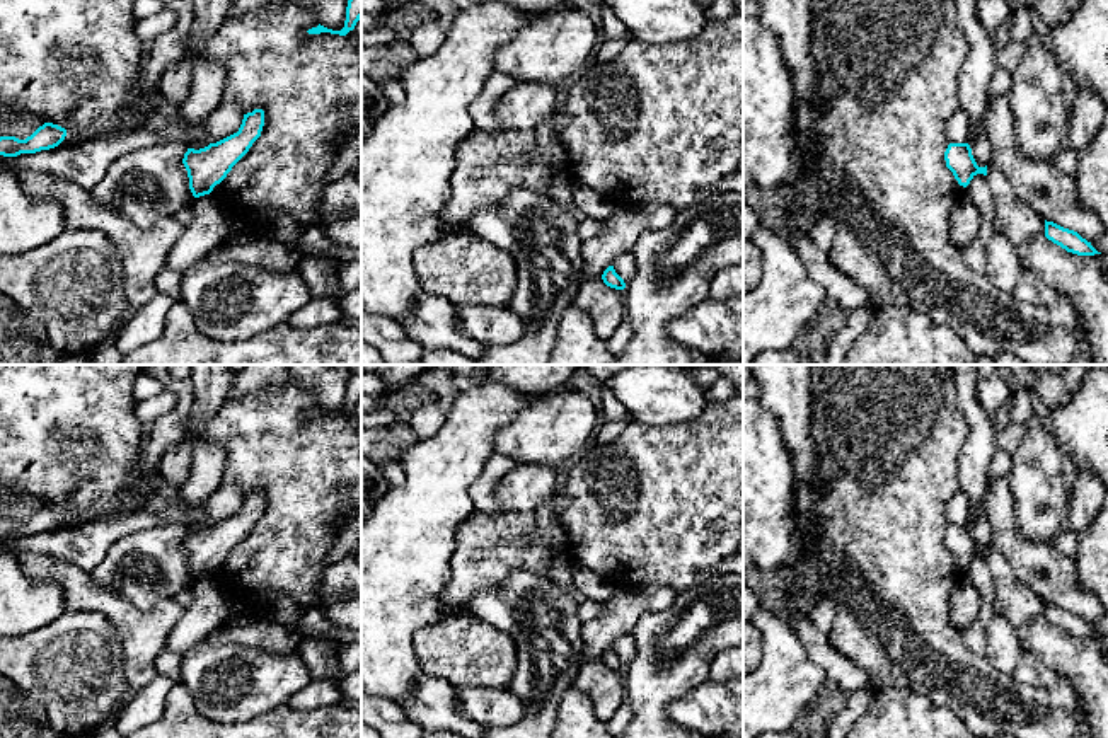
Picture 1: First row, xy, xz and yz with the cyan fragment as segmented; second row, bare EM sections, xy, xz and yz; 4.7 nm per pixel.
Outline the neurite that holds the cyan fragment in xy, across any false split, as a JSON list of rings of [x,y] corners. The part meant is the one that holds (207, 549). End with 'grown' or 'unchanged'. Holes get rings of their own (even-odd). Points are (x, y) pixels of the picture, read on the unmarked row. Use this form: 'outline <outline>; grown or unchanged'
outline [[[254,491],[244,496],[237,515],[199,532],[188,530],[182,545],[188,552],[189,571],[194,579],[210,576],[227,559],[232,549],[261,518],[263,508],[264,493]]]; unchanged

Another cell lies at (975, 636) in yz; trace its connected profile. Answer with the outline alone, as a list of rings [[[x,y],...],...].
[[[977,556],[965,569],[967,578],[982,597],[978,617],[970,627],[961,632],[965,646],[977,656],[985,658],[987,651],[987,626],[995,617],[994,600],[995,588],[987,564],[987,557]]]

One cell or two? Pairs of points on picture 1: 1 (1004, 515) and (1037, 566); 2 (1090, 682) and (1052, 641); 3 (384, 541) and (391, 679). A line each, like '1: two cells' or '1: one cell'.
1: one cell
2: one cell
3: one cell

